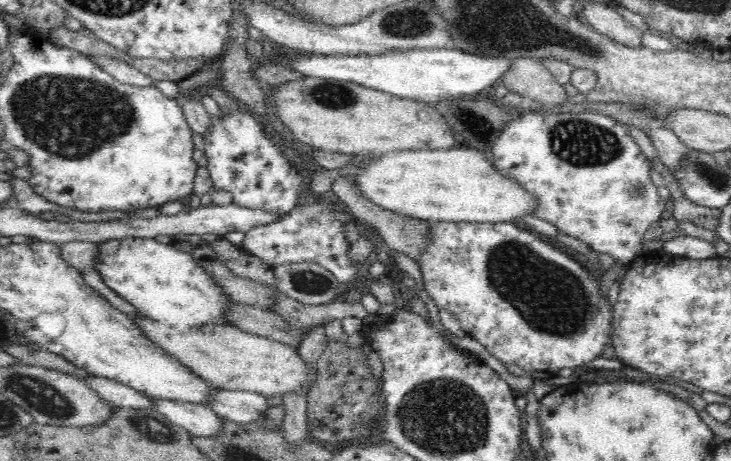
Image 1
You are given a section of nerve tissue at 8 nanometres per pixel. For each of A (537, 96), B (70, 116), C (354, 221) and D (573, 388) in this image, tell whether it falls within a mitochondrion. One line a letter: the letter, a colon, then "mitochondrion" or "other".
A: other
B: mitochondrion
C: other
D: other

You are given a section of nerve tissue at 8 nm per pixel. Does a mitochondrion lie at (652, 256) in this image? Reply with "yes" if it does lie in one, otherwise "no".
no

